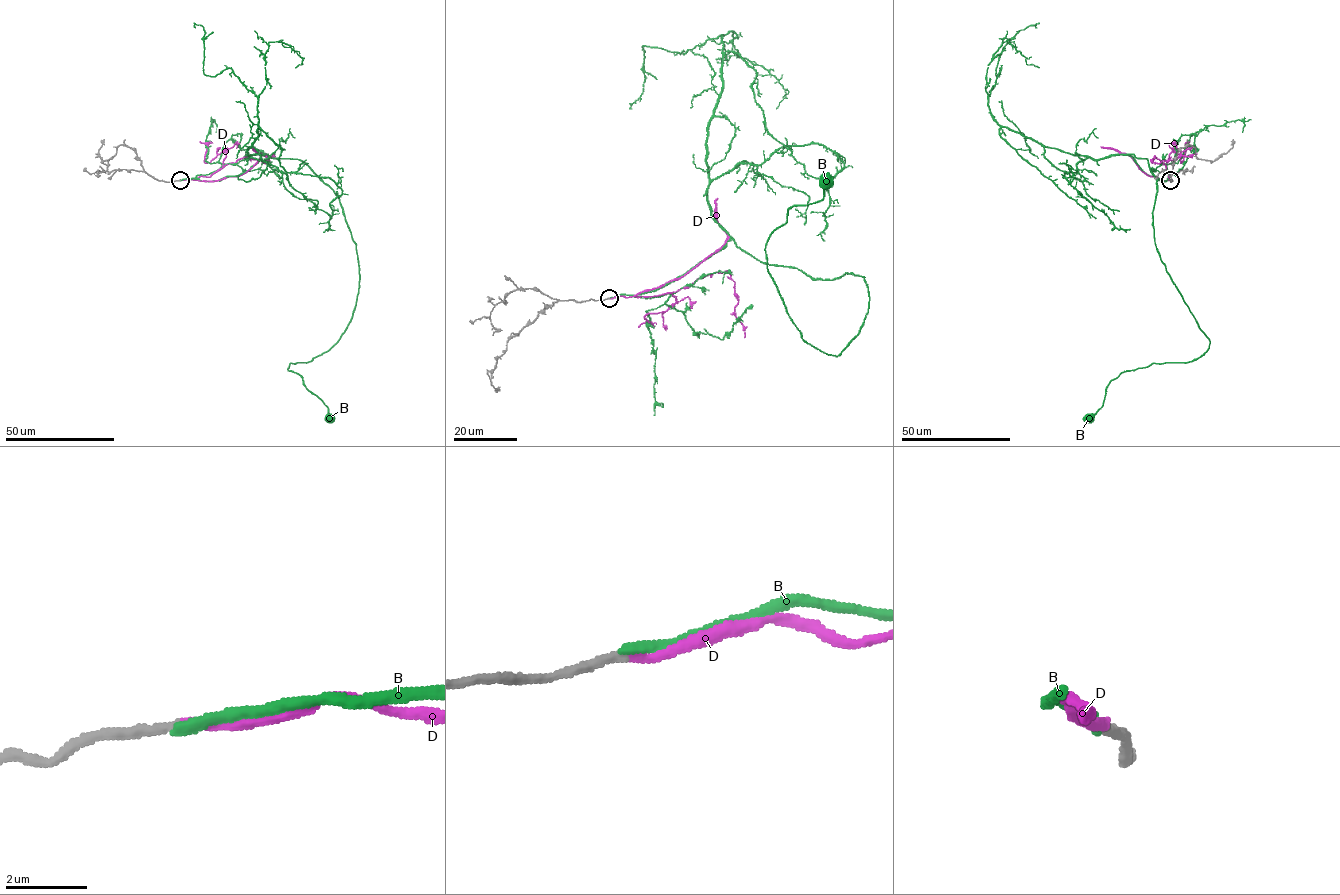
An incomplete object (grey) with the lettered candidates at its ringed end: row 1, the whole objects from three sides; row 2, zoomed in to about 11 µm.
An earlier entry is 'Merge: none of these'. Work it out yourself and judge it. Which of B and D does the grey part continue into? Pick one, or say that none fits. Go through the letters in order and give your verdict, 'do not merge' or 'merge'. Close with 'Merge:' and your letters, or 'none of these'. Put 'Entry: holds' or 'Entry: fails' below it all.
B: do not merge
D: merge
Merge: D
Entry: fails

